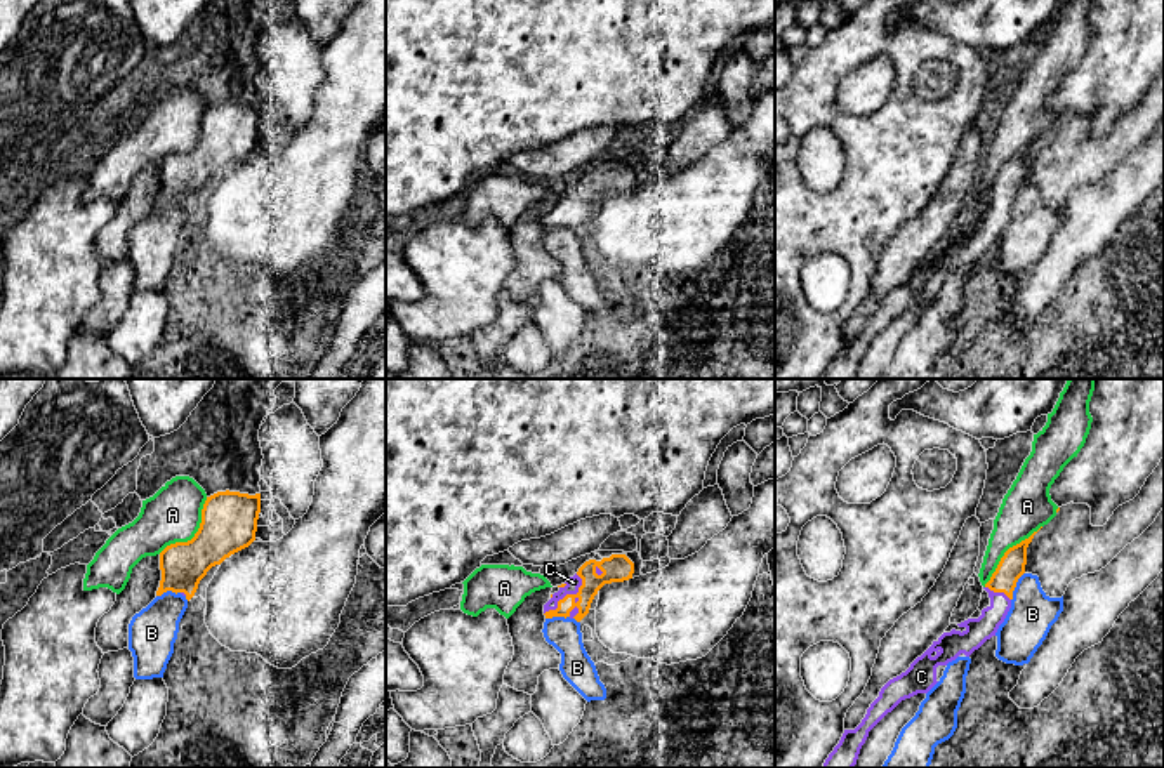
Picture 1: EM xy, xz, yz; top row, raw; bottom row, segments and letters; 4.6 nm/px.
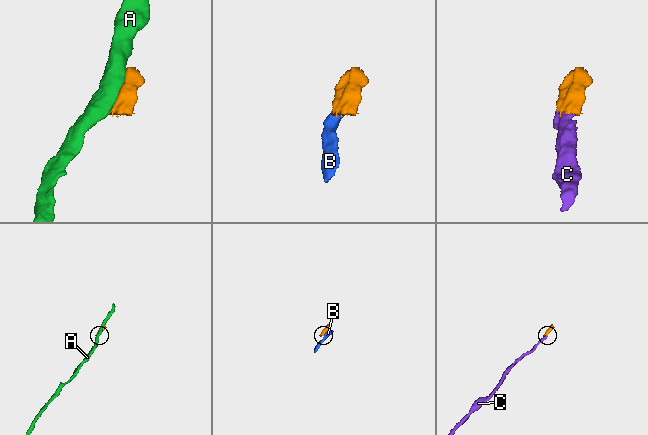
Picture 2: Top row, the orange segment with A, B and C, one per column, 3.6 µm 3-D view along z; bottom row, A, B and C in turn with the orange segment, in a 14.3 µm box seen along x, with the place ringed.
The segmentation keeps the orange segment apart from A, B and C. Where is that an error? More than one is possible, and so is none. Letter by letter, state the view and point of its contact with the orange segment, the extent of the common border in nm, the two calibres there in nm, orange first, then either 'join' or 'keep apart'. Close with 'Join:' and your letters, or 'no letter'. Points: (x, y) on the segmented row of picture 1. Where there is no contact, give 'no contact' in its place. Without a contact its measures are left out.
A: xy (195, 534) | 340 nm | 260/260 nm | keep apart
B: yz (1015, 586) | 150 nm | 120/200 nm | keep apart
C: xz (567, 595) | 240 nm | 120/70 nm | join
Join: C

